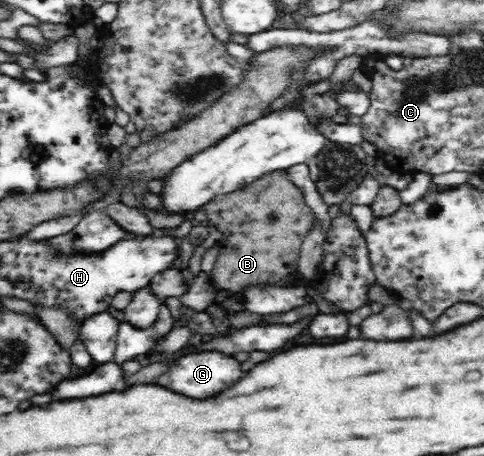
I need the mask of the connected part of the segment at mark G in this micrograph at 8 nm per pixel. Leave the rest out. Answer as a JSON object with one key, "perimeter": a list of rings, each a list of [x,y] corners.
{"perimeter":[[[204,351],[204,353],[188,354],[188,357],[180,357],[172,363],[170,367],[172,373],[172,383],[170,389],[176,393],[182,393],[192,399],[206,399],[214,397],[224,389],[230,389],[236,385],[238,379],[242,379],[242,369],[240,363],[232,356],[216,351]]]}

